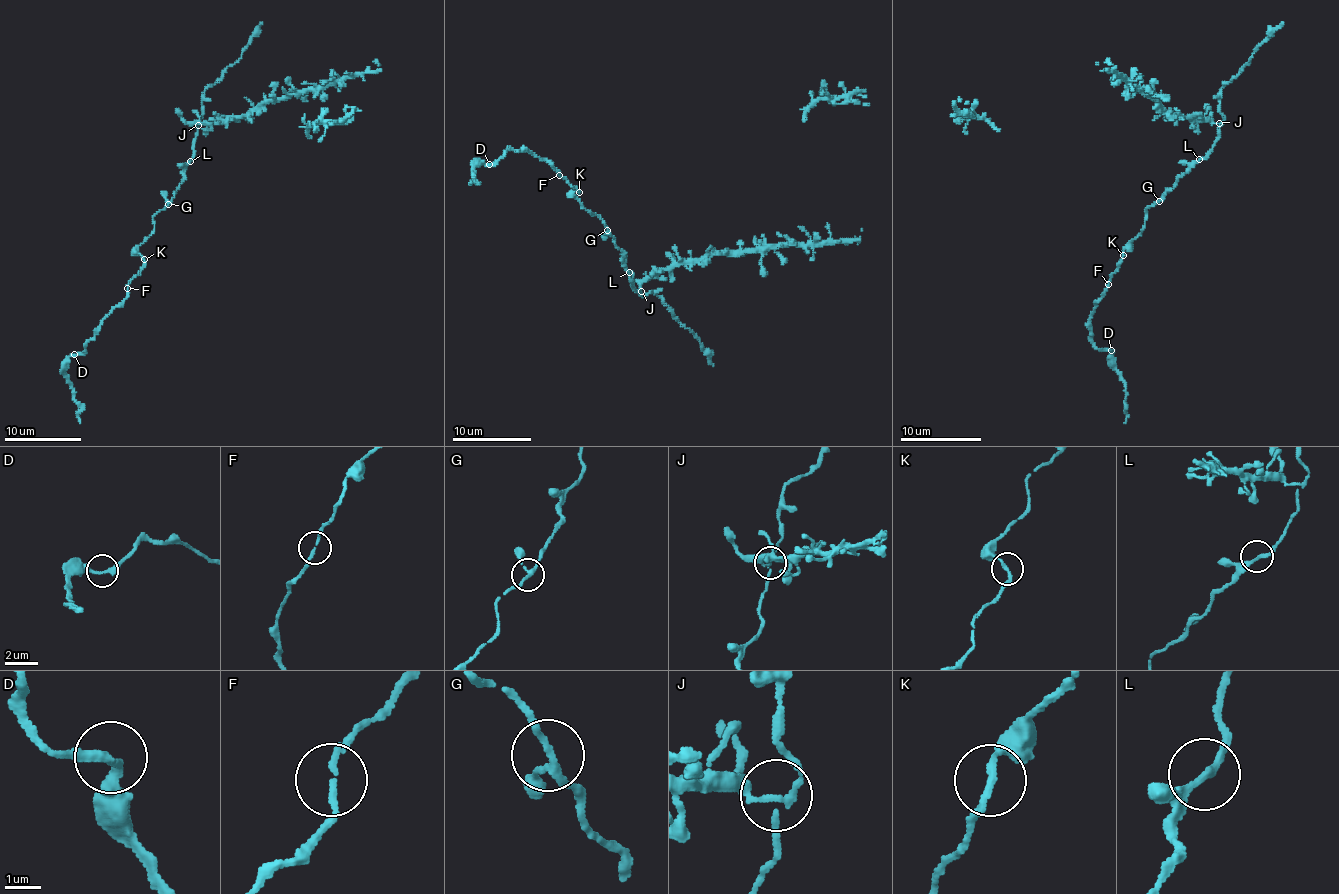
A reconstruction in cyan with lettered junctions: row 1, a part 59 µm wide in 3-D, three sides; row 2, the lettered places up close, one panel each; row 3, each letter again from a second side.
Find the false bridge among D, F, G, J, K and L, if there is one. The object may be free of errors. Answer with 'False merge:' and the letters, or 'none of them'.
False merge: J

